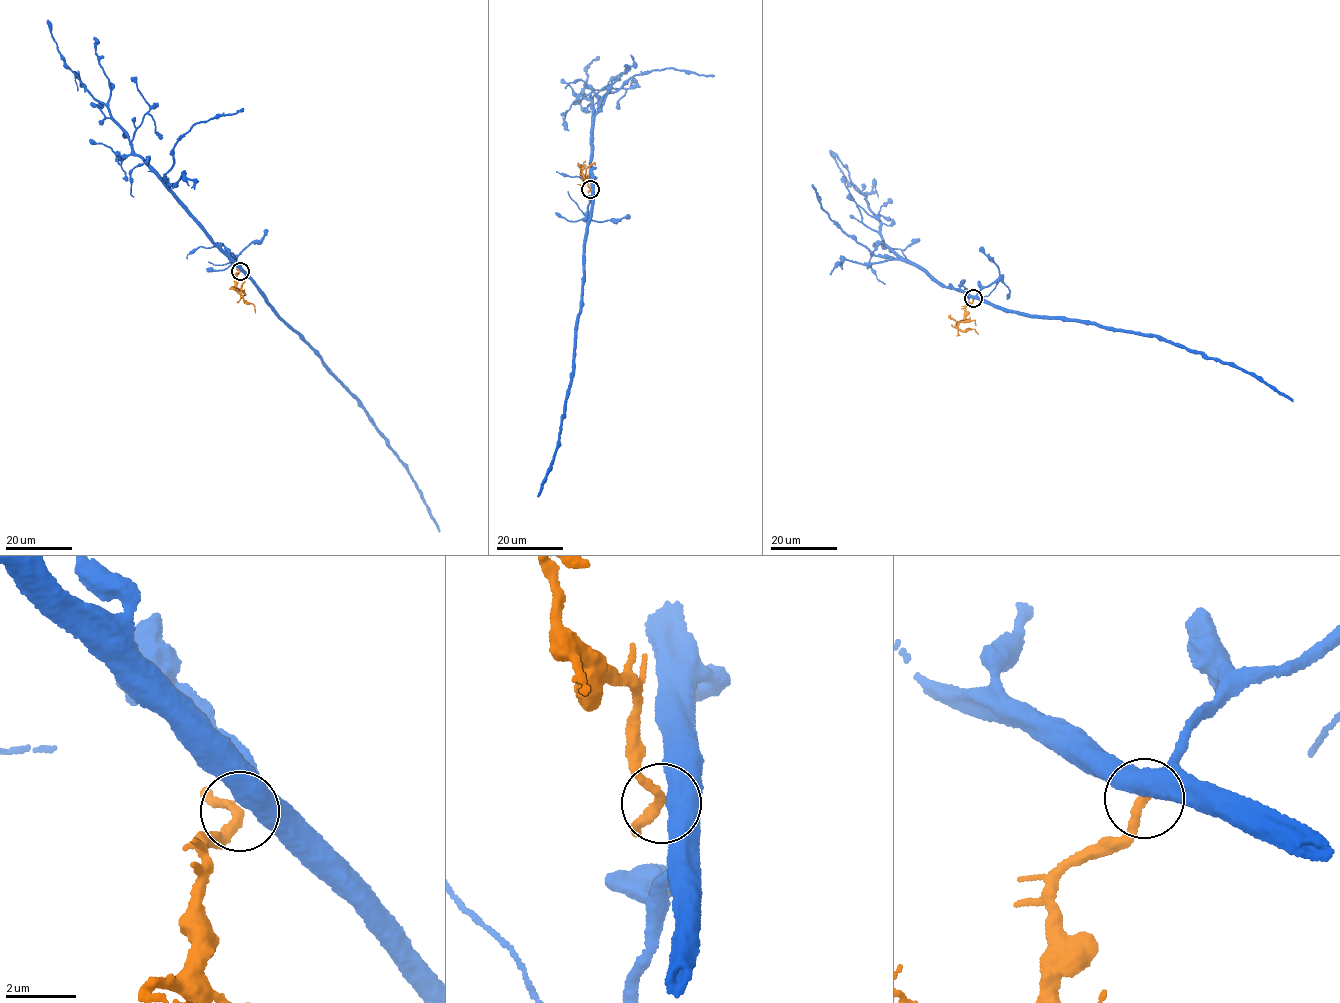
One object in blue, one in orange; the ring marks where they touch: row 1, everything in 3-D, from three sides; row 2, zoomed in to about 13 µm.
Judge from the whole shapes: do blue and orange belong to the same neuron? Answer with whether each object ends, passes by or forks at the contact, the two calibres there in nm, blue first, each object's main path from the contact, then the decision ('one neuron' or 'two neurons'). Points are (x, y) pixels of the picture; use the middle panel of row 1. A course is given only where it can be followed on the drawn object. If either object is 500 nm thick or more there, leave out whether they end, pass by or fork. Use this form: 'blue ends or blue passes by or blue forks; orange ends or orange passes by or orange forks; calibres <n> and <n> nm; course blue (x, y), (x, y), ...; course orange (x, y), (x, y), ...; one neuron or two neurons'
calibres 550 and 260 nm; course blue (590, 189), (593, 202), (584, 246), (584, 279), (577, 322), (573, 377), (558, 444), (537, 496); course orange (590, 189), (582, 166), (585, 184), (581, 186); two neurons

